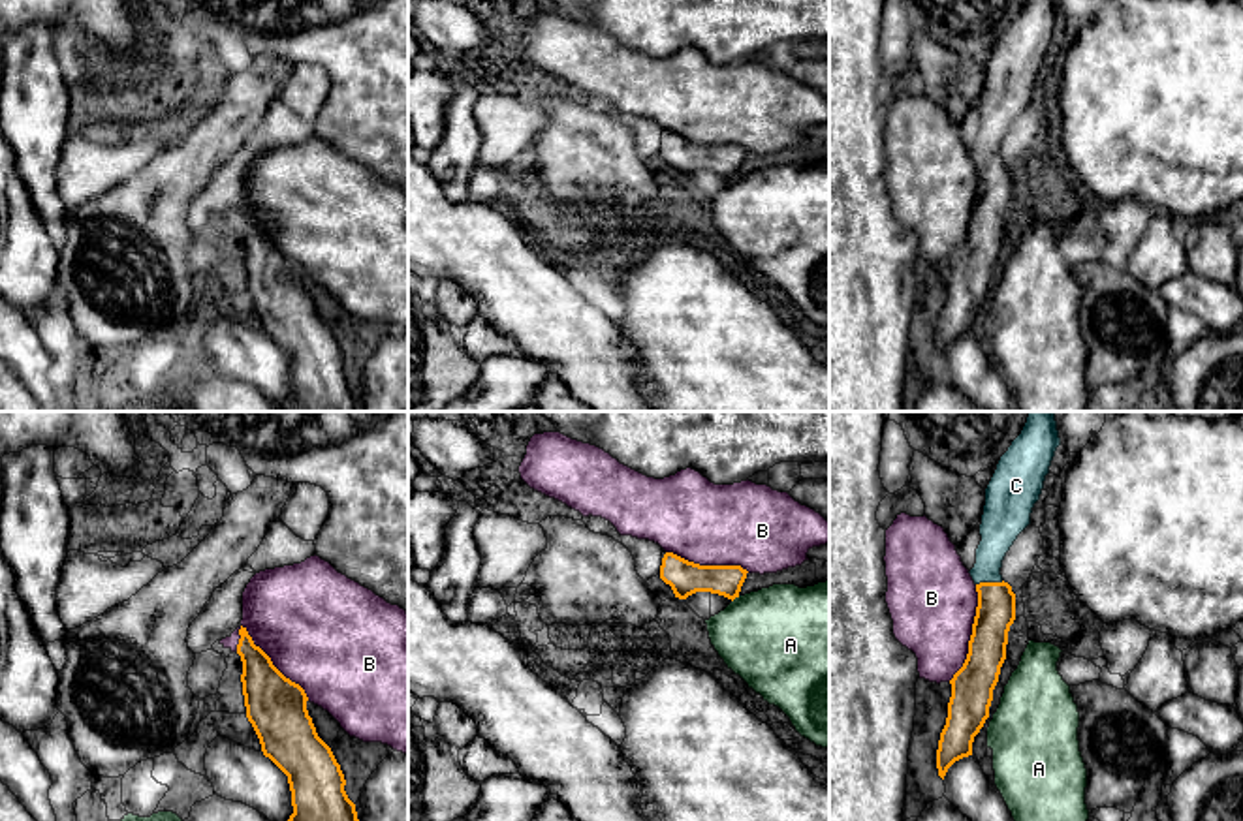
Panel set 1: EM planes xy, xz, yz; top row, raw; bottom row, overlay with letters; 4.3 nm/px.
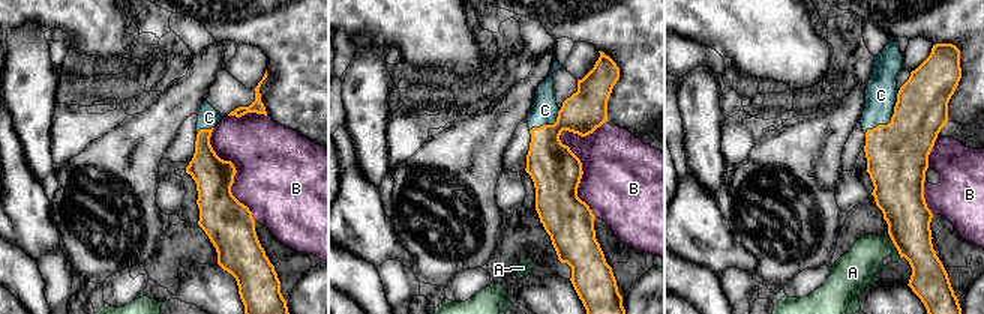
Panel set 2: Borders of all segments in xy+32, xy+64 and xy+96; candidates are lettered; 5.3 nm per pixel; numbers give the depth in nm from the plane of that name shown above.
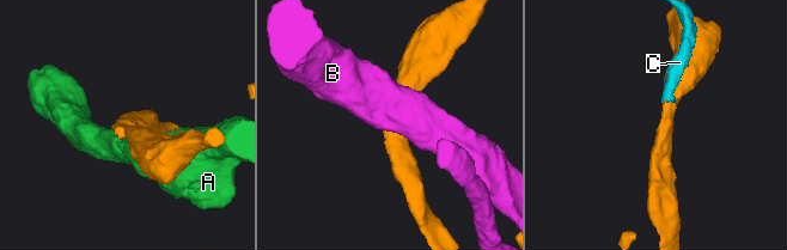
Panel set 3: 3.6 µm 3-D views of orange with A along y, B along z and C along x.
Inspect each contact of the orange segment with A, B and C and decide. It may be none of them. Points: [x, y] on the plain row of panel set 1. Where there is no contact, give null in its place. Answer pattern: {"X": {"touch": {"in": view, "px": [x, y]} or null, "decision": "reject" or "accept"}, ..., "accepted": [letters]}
{"A": {"touch": {"in": "xz", "px": [736, 175]}, "decision": "reject"}, "B": {"touch": {"in": "xy", "px": [271, 243]}, "decision": "reject"}, "C": {"touch": {"in": "yz", "px": [990, 162]}, "decision": "accept"}, "accepted": ["C"]}

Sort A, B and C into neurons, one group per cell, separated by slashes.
A / B / C

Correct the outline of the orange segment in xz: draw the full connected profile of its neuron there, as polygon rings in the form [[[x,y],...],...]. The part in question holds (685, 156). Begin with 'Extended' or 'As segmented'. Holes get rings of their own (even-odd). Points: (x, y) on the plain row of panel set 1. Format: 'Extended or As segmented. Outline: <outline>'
As segmented. Outline: [[[666,132],[660,145],[660,158],[679,178],[696,171],[711,171],[733,180],[739,177],[747,152],[741,145],[700,145],[673,132]]]

